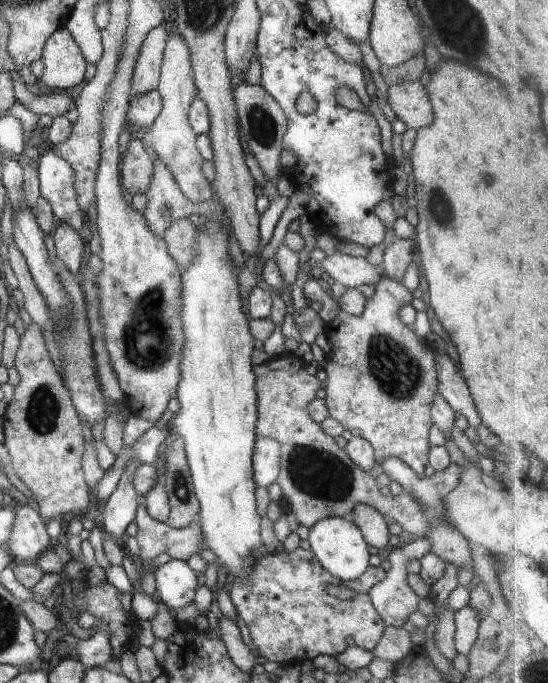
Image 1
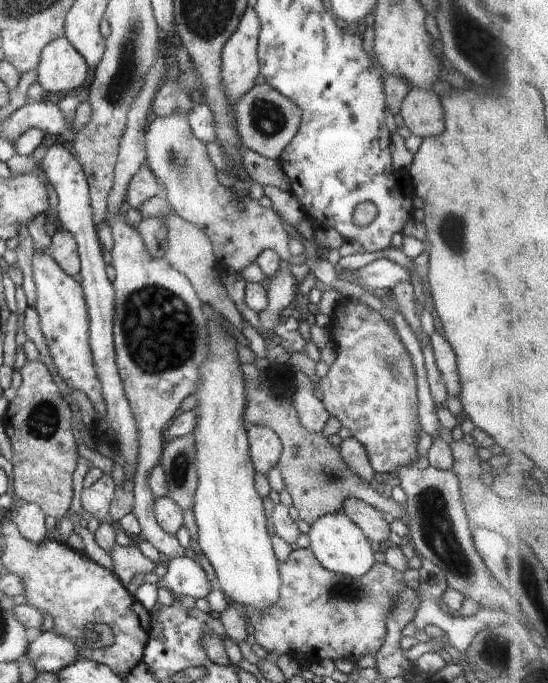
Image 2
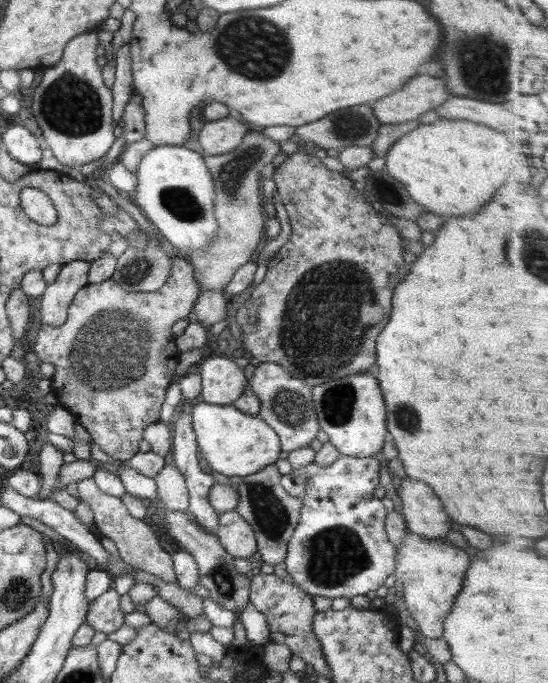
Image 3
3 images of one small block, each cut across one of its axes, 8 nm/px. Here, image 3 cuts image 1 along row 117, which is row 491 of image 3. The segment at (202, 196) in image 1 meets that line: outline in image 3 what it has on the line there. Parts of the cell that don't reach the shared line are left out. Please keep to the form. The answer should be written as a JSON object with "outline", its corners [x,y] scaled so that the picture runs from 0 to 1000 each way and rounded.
{"outline":[[[305,678],[285,697],[281,697],[285,728],[288,735],[281,738],[292,755],[292,764],[299,764],[303,748],[339,748],[345,742],[345,720],[338,709],[336,697],[327,688]]]}

